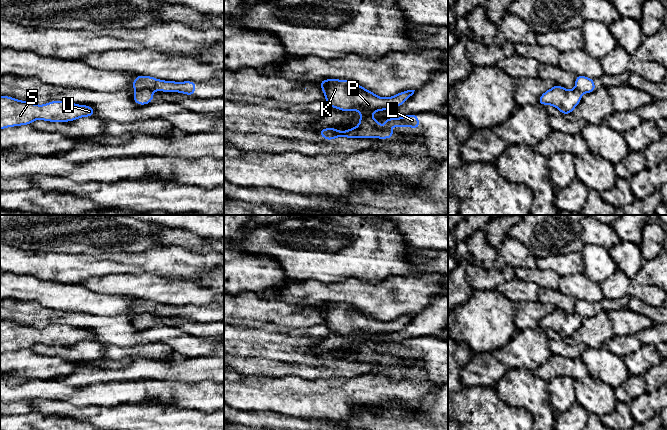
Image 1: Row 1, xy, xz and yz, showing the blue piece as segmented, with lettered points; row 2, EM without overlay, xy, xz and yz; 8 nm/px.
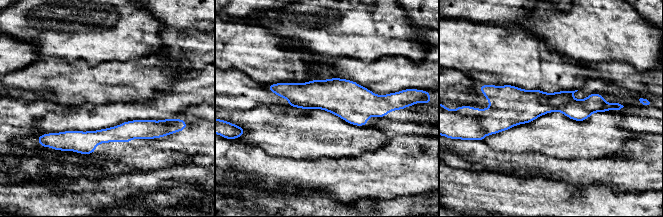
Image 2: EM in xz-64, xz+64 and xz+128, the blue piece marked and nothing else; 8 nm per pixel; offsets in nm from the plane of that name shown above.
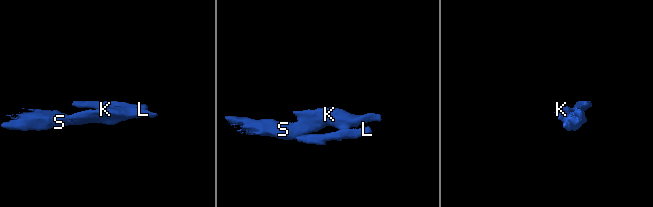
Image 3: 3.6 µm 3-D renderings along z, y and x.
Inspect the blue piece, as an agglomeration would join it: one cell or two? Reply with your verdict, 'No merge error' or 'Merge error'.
Merge error

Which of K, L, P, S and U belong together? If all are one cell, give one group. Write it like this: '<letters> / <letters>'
K P S U / L

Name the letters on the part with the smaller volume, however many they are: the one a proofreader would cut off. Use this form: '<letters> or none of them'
L

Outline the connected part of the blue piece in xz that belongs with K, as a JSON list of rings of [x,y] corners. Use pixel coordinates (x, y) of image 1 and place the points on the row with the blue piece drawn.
[[[326,79],[319,82],[329,107],[341,111],[360,111],[360,120],[369,123],[377,121],[371,116],[372,113],[401,106],[415,91],[407,90],[392,97],[383,98],[359,86],[357,82],[339,79]]]

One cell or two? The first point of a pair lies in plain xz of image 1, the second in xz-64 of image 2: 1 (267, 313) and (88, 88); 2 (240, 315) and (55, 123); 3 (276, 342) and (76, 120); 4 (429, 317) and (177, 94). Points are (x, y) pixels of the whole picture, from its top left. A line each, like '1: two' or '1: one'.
1: one
2: two
3: two
4: one

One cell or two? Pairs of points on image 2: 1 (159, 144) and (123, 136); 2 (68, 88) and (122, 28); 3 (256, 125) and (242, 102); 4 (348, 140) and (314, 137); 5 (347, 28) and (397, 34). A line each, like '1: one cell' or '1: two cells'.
1: one cell
2: two cells
3: two cells
4: one cell
5: one cell

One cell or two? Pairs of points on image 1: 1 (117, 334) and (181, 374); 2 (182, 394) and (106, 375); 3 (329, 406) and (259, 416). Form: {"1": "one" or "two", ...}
{"1": "two", "2": "two", "3": "two"}

